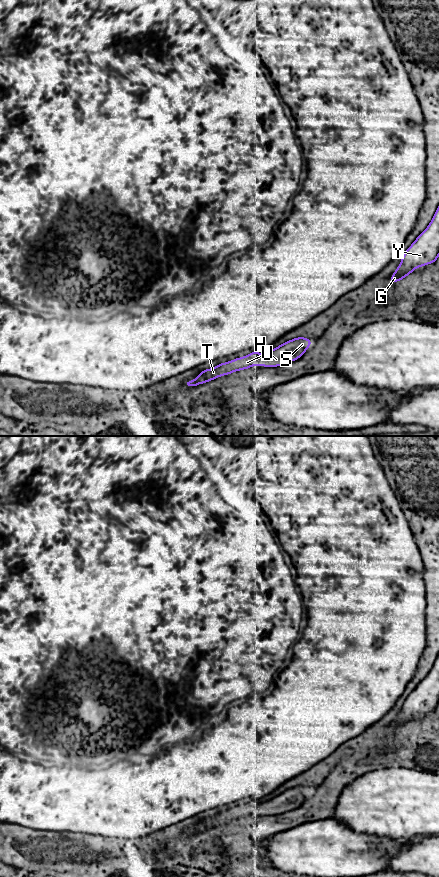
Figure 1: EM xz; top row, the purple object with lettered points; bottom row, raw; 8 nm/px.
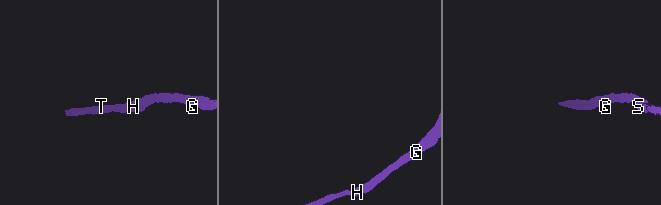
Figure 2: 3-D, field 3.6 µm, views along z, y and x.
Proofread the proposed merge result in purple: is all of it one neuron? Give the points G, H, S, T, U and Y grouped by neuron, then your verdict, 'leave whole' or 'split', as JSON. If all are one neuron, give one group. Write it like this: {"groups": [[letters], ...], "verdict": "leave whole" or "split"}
{"groups": [["G", "H", "S", "T", "U", "Y"]], "verdict": "leave whole"}

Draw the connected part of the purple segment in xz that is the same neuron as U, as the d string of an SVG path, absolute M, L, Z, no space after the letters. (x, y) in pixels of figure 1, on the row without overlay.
M297 785L277 794L266 802L252 799L249 803L236 806L226 811L219 811L215 816L205 817L188 834L197 834L210 830L217 825L231 822L239 818L249 817L254 813L277 815L299 807L312 792L313 787Z

